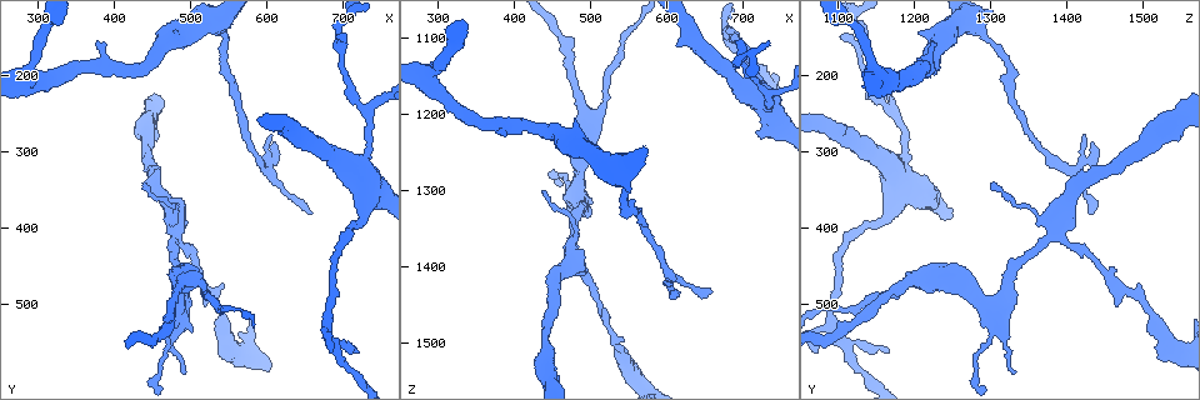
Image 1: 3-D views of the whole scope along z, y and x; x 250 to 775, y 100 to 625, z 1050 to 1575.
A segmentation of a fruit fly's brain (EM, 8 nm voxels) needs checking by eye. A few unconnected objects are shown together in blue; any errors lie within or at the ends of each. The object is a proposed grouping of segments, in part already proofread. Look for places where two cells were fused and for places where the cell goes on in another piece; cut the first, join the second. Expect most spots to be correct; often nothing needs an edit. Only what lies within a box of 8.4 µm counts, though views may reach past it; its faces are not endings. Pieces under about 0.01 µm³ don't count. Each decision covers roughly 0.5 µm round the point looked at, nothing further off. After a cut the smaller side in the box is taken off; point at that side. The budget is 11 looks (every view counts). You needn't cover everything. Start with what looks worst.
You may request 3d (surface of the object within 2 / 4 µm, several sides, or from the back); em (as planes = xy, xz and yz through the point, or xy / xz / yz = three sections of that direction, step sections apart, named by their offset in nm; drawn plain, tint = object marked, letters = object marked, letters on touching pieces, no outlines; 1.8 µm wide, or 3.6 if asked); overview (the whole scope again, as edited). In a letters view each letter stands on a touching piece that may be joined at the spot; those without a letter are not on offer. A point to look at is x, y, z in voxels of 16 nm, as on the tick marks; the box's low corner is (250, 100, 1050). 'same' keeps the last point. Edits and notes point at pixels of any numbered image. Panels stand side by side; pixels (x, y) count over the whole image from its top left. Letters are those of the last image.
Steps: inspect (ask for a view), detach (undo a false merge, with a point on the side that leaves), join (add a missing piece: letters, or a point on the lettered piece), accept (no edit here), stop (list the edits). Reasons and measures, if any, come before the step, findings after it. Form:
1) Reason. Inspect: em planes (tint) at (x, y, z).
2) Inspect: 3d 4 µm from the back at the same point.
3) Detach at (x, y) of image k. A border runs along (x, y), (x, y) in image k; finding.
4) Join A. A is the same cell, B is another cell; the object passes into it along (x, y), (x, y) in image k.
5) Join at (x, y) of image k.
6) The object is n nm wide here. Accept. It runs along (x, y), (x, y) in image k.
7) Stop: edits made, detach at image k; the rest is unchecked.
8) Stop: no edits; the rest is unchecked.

Branch point. Inspect: em xz step 8 (tint) at (735, 245, 1170).

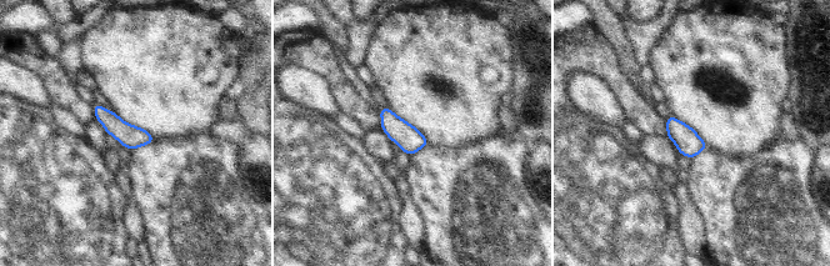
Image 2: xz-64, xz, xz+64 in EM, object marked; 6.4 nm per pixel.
See the neighbours. Inspect: em xz step 8 (letters) at the same point.

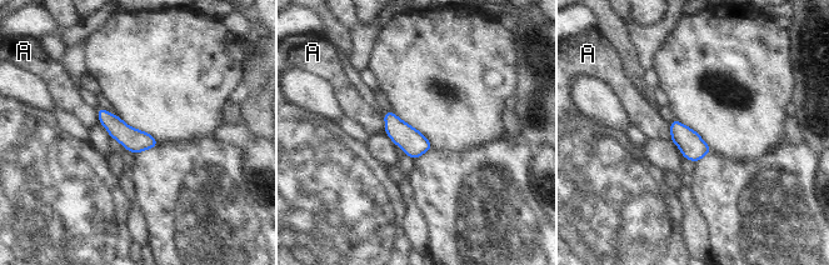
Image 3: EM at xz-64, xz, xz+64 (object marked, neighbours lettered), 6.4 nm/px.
The longest contact is with A, 130 nm. Accept. A is another cell; all the same cell.

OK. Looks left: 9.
Abrupt turn. Inspect: em planes (letters) at (605, 325, 1410).

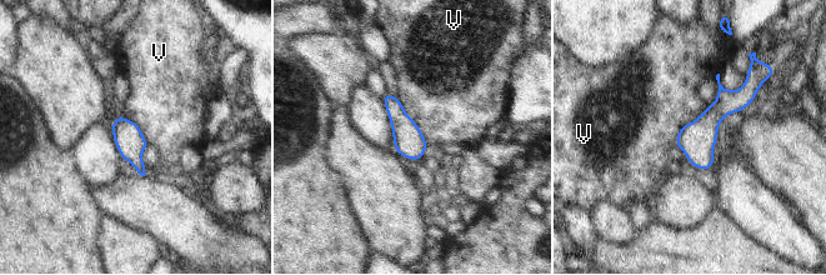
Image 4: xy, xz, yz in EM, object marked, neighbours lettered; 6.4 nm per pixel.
Accept. V is another cell; a border runs along (398, 99), (429, 145) in image 4; all the same cell.

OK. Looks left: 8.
Thin arm on a thick one. Inspect: 3d 2 µm at (500, 470, 1205).

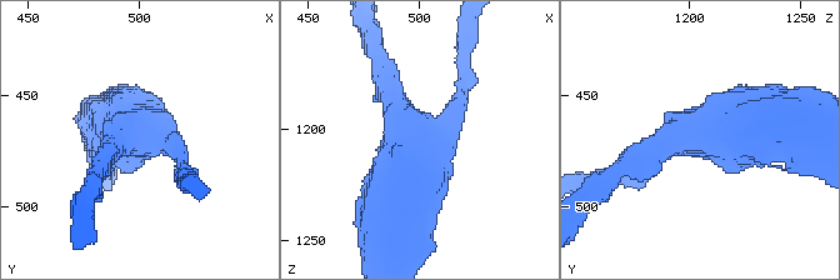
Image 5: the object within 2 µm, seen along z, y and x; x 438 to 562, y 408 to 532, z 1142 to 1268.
Inspect: em 3.6 µm yz step 8 (letters) at (498, 467, 1208).

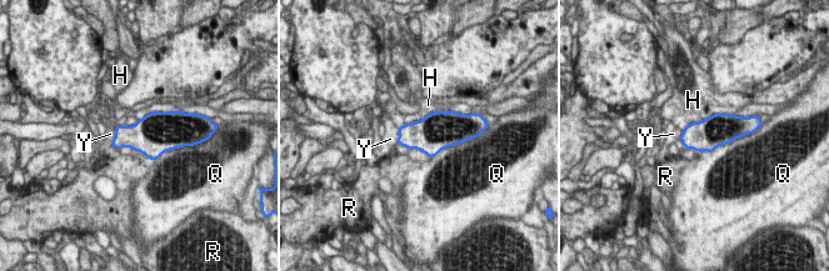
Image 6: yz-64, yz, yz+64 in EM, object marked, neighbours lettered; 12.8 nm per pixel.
The object is 400 nm wide here. Accept. H, Q, R and Y are other cells; a border runs along (742, 136), (712, 151), (702, 152) in image 6; one cell here.

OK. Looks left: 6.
Free end. Inspect: em xz step 16 (letters) at (380, 160, 1230).

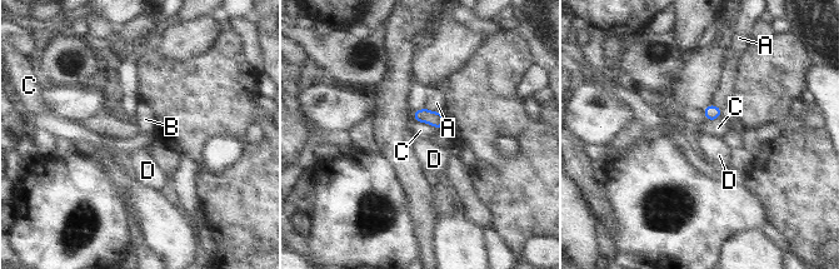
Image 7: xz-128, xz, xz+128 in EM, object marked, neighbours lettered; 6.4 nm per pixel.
Inspect: em planes (letters) at the same point.

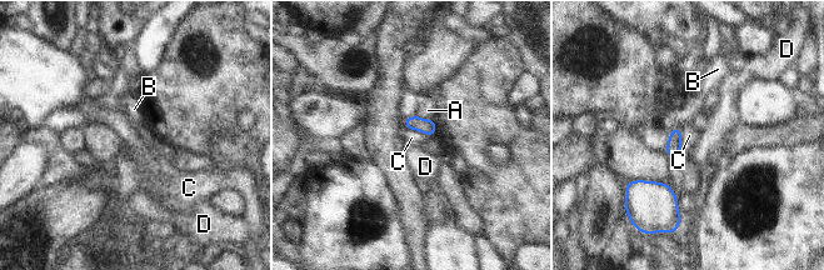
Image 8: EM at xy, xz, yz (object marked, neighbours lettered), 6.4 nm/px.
Accept. A, B, C and D are other cells; a border runs along (682, 129), (682, 151), (679, 154) in image 8; none of them fits.

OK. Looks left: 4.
Stop: no edits; the rest is unchecked.

